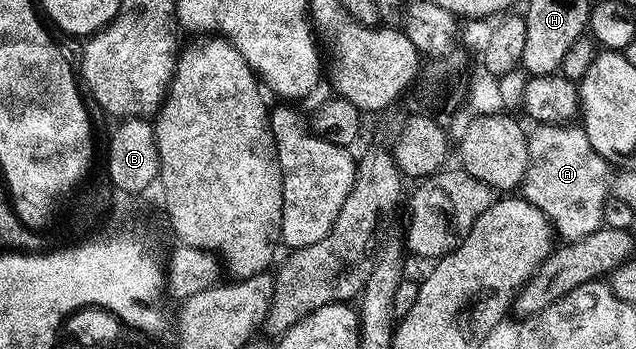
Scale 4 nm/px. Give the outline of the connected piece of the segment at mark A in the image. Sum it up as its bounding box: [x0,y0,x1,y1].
[522,123,610,242]

